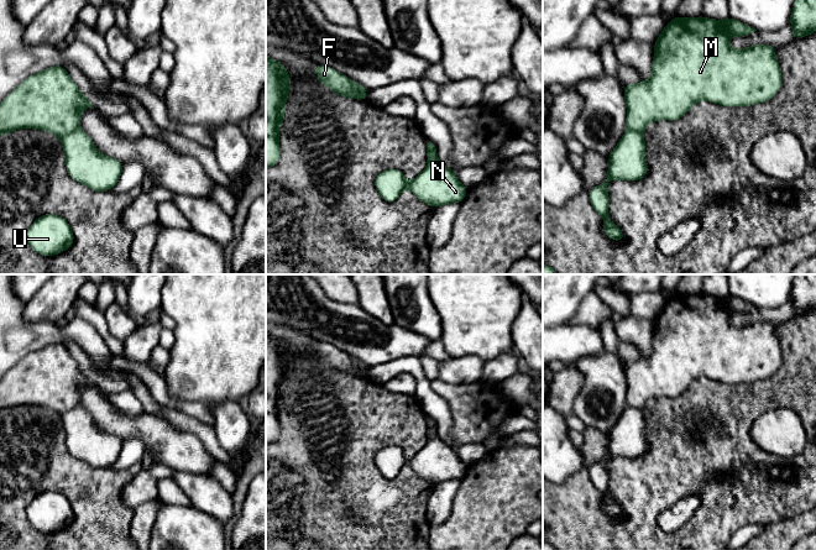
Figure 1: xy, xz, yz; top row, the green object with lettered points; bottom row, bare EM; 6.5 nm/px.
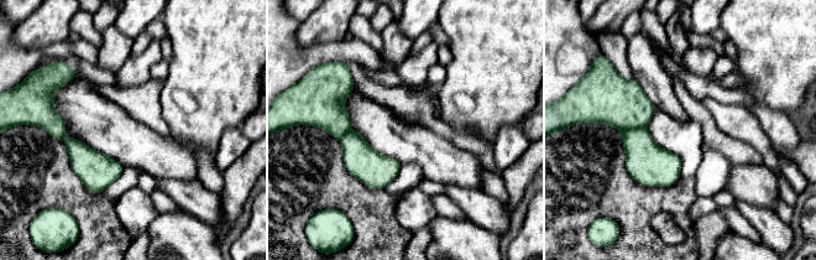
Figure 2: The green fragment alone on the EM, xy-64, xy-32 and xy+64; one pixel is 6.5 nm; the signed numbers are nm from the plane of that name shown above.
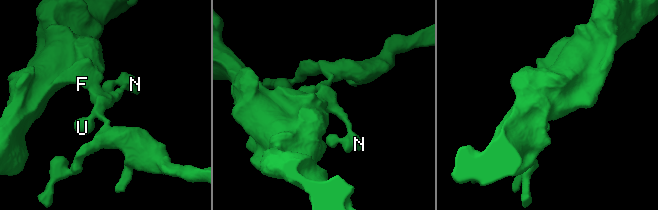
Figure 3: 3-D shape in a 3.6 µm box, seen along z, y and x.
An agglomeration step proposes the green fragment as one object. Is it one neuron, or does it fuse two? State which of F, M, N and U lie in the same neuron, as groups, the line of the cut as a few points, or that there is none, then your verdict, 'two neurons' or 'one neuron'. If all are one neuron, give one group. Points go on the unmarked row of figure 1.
F M / N U; cut in xz along (351, 359), (355, 366), (366, 368); two neurons

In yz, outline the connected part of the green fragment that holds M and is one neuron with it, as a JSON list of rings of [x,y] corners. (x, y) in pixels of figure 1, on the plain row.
[[[678,293],[664,303],[661,311],[654,319],[655,329],[652,352],[648,357],[623,363],[627,379],[627,407],[642,409],[650,398],[678,397],[684,393],[694,381],[708,377],[725,383],[749,383],[770,377],[780,366],[781,349],[775,334],[776,324],[755,321],[743,326],[733,326],[728,315],[731,313],[750,313],[757,307],[742,300],[731,293],[726,297],[712,297],[703,293],[685,295]]]

